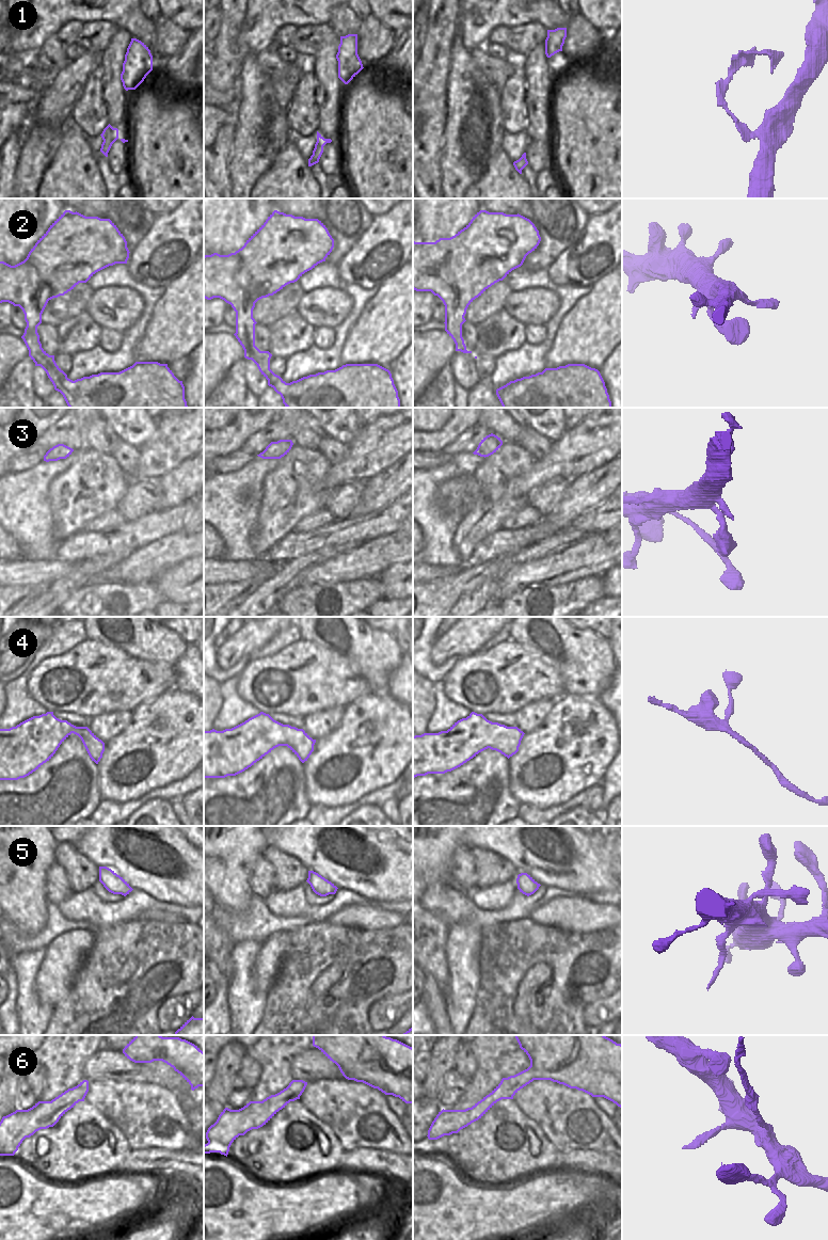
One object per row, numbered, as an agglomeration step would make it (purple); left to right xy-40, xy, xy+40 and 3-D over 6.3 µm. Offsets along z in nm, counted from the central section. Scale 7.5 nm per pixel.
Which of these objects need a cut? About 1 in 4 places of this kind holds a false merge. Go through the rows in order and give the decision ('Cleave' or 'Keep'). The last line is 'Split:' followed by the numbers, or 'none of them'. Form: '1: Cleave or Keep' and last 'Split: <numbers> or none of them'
1: Keep
2: Keep
3: Keep
4: Keep
5: Keep
6: Keep
Split: none of them.

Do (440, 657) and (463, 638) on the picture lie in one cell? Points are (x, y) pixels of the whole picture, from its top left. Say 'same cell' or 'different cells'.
same cell

